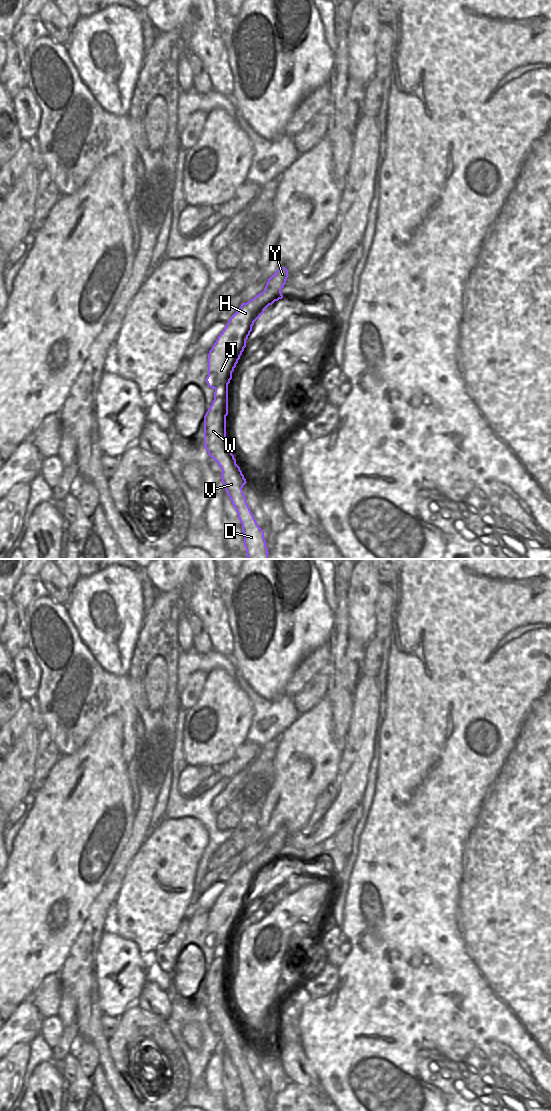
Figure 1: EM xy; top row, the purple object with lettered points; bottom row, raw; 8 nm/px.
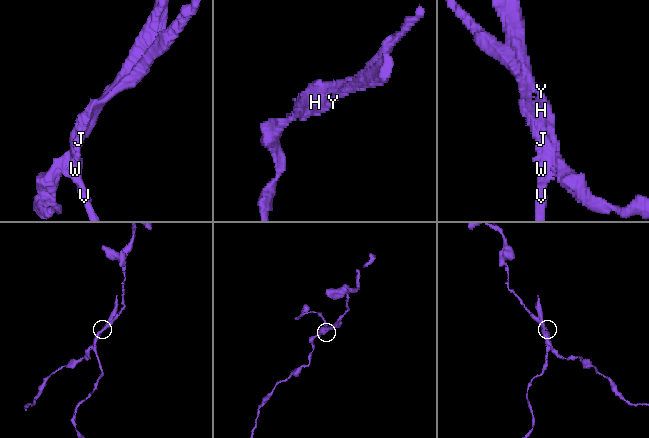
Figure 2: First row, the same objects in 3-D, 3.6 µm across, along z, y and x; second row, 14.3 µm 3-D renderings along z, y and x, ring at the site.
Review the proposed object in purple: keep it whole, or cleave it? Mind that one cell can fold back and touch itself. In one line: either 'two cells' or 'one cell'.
two cells

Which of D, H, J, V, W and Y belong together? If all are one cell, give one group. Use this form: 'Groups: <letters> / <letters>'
Groups: D H J V W / Y.

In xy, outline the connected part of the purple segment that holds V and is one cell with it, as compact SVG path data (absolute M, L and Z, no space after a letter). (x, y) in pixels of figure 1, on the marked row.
M269 291L256 295L232 315L208 354L206 382L215 390L214 400L204 416L204 446L220 466L222 483L242 524L248 559L268 559L264 531L258 526L242 490L247 483L226 440L228 384L246 347L254 322L266 309L263 301Z

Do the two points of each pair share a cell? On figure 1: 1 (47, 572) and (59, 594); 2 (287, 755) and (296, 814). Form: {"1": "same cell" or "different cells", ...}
{"1": "same cell", "2": "same cell"}

